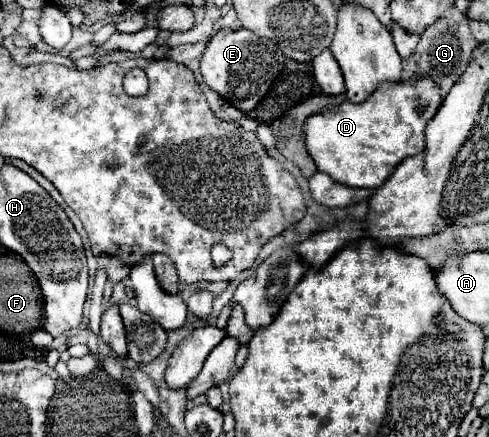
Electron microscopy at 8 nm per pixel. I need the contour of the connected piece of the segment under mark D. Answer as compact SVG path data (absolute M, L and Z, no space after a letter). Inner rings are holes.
M415 76L401 84L381 84L365 104L343 102L311 116L305 124L305 146L317 170L329 174L339 184L377 190L403 158L423 150L425 126L439 106L437 86L425 76Z

